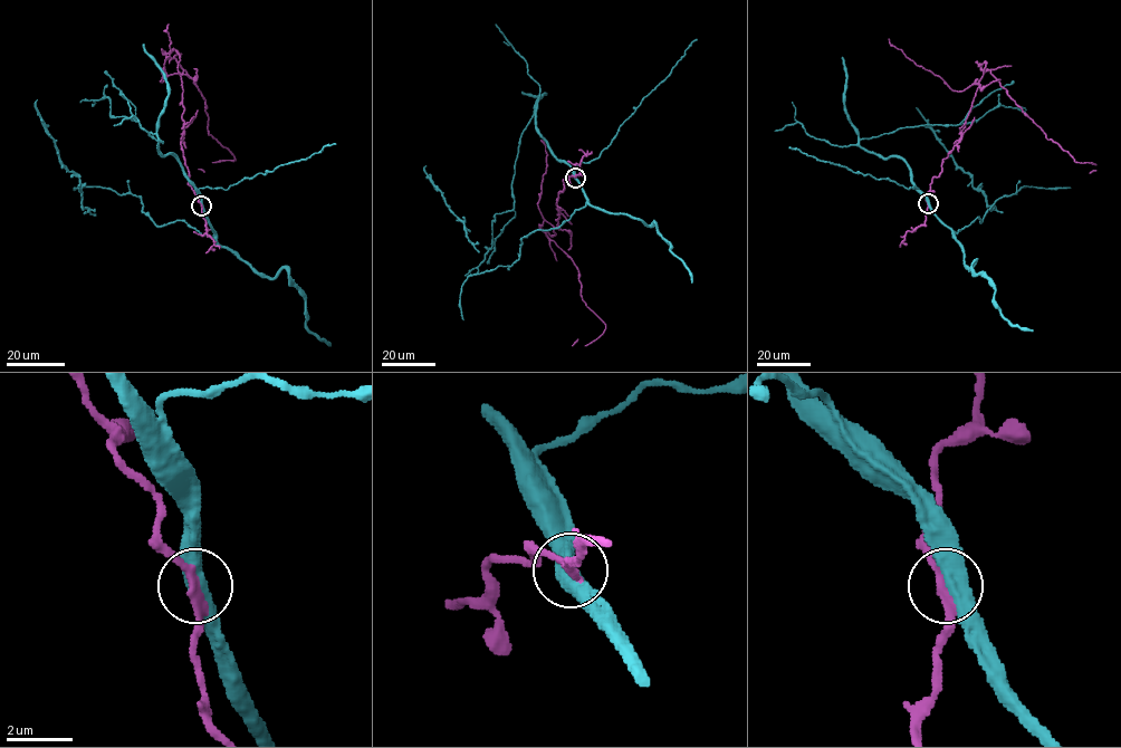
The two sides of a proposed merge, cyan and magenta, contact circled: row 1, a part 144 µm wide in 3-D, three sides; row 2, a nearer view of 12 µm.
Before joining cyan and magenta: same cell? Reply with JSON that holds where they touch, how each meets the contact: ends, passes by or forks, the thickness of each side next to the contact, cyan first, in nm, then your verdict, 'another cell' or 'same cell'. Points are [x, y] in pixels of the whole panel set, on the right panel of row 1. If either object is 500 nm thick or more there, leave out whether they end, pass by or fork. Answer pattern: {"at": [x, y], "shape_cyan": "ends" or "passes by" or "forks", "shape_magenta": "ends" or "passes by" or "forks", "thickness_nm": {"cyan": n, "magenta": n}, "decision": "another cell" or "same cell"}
{"at": [928, 203], "thickness_nm": {"cyan": 500, "magenta": 240}, "decision": "another cell"}

